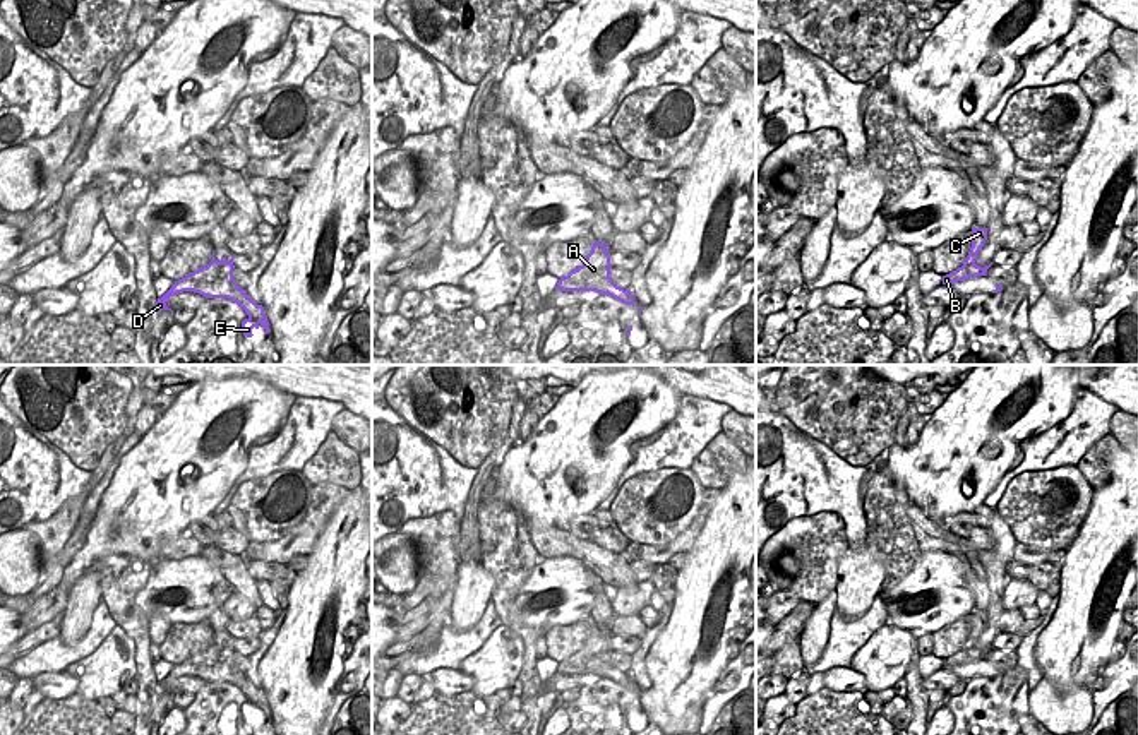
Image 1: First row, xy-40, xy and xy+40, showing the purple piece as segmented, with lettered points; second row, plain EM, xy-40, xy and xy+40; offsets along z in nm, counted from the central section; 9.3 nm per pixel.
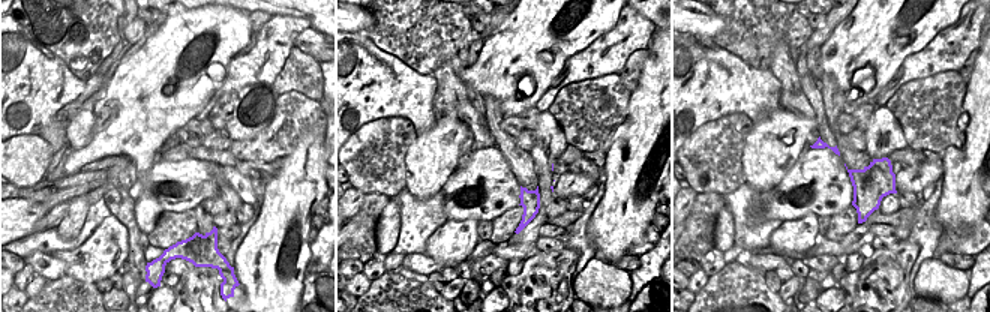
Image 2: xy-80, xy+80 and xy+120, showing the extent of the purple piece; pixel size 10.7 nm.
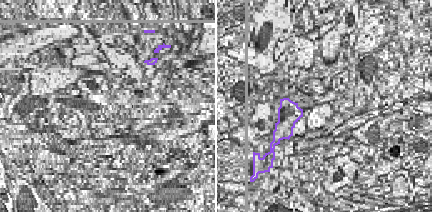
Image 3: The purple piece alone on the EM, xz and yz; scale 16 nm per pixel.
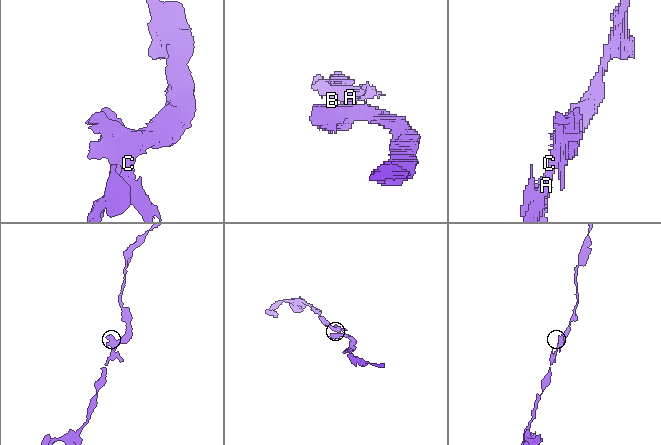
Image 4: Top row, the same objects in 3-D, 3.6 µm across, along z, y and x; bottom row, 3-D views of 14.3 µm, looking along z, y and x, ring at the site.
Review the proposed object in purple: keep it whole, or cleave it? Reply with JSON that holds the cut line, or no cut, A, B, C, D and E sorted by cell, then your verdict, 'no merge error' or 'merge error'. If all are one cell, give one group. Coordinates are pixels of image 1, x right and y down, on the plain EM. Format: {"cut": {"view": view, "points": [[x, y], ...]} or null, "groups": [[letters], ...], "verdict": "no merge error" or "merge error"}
{"cut": null, "groups": [["A", "B", "C", "D", "E"]], "verdict": "no merge error"}

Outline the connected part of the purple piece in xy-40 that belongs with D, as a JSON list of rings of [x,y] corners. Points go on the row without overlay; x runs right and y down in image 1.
[[[213,634],[213,644],[187,658],[185,661],[175,665],[175,668],[156,685],[156,694],[170,694],[166,685],[178,677],[194,675],[206,682],[228,682],[238,687],[245,697],[249,699],[242,704],[243,720],[252,721],[252,713],[259,713],[261,709],[266,713],[266,718],[271,716],[267,701],[264,697],[264,690],[257,689],[245,673],[242,673],[237,665],[233,663],[233,639],[226,646],[225,642],[216,644]]]

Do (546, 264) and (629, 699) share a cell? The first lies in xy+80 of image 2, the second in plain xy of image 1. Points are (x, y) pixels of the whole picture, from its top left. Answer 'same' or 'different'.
same

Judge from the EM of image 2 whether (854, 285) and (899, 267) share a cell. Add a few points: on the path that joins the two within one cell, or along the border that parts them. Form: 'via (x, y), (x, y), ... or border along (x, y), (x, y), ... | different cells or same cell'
via (864, 281), (879, 281), (888, 272) | same cell

